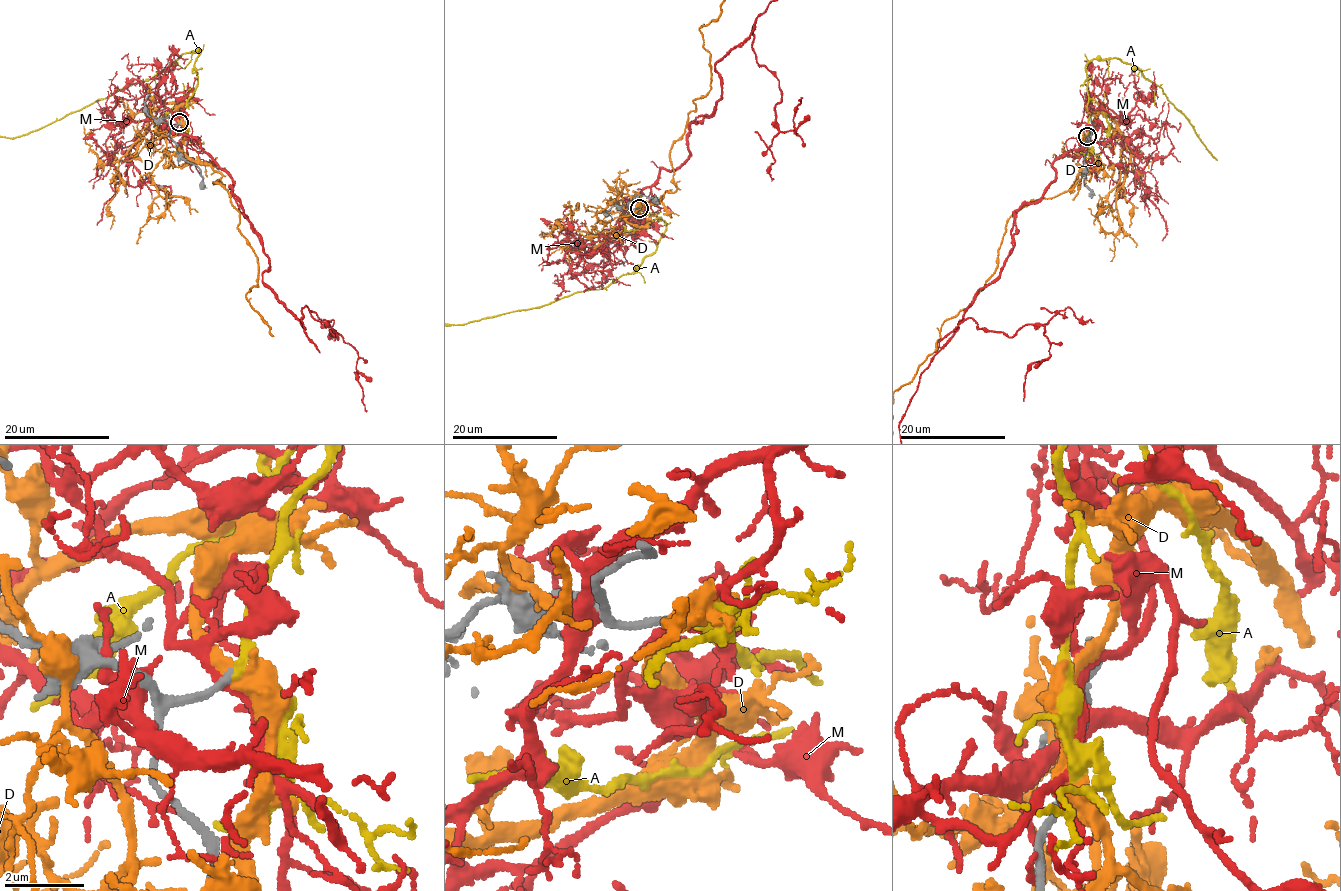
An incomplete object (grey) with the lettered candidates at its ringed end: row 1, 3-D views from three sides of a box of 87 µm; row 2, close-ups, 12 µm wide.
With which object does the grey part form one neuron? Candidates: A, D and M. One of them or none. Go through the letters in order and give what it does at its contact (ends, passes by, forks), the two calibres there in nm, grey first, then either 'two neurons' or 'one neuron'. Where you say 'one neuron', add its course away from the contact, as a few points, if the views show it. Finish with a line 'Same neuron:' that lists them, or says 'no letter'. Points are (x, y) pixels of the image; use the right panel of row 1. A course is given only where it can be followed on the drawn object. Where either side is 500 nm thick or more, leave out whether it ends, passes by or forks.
A: it passes by; calibres 180 and 180 nm; one neuron
D: it passes by; calibres 190 and 360 nm; two neurons
M: it passes by; calibres 200 and 240 nm; two neurons
Same neuron: A

